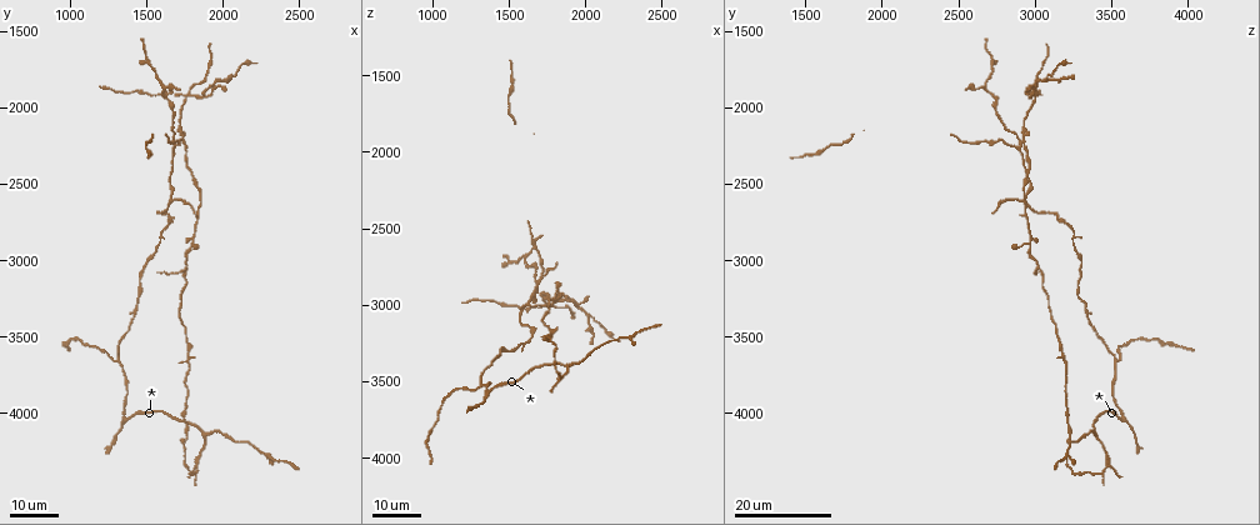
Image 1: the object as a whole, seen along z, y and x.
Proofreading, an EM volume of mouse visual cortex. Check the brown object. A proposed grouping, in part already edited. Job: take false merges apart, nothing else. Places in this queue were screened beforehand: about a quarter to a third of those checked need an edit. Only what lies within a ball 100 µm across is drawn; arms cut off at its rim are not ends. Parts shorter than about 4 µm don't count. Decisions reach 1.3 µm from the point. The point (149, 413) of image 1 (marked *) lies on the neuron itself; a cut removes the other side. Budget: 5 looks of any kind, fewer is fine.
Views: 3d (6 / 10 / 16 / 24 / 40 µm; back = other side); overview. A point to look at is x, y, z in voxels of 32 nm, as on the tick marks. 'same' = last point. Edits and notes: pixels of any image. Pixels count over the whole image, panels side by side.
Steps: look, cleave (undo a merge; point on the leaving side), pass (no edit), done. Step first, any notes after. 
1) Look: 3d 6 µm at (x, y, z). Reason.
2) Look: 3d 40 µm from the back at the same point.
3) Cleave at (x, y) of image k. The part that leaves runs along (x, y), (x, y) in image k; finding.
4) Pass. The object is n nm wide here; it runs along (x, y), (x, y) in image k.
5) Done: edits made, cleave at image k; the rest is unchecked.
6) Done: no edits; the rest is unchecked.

Look: 3d 24 µm at (1880, 4160, 3400). A fork.

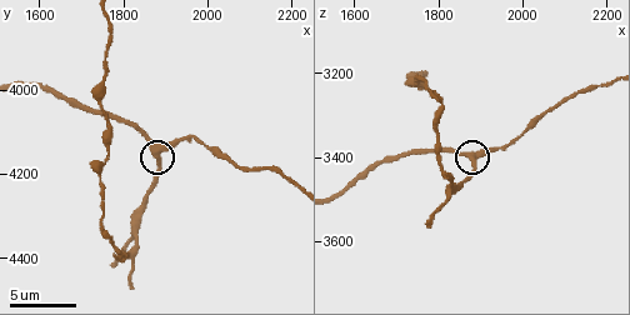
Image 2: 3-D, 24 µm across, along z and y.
Look: 3d 10 µm at (1880, 4150, 3400).

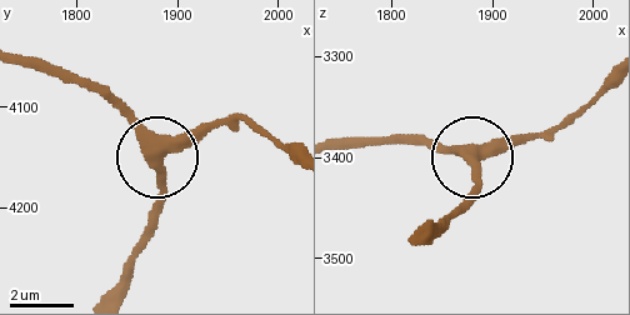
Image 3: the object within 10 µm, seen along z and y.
Pass. 3 arms meet here; it runs along (341, 144), (421, 141), (478, 154), (531, 135) in image 3; continuous, no second neuron.

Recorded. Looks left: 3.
Look: 3d 24 µm at (1420, 3380, 3360). A narrow waist.

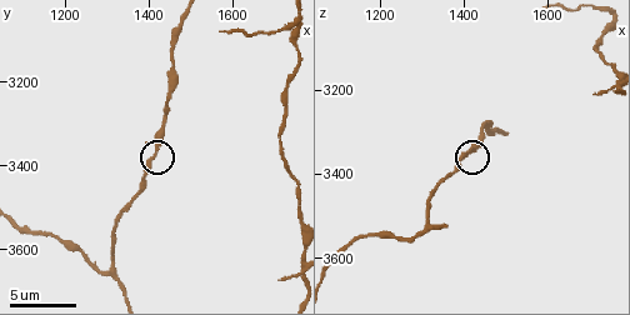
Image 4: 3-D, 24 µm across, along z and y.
Look: 3d 10 µm at (1415, 3370, 3340).

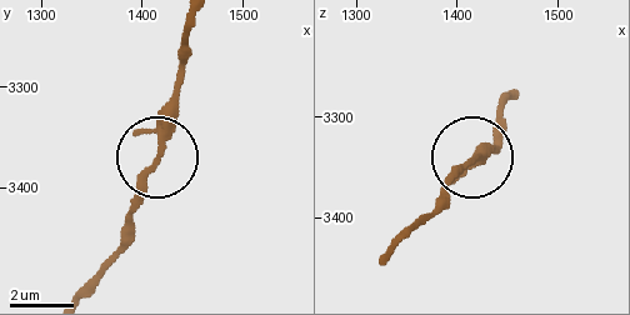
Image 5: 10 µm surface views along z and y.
Look: 3d 6 µm at (1414, 3374, 3346).

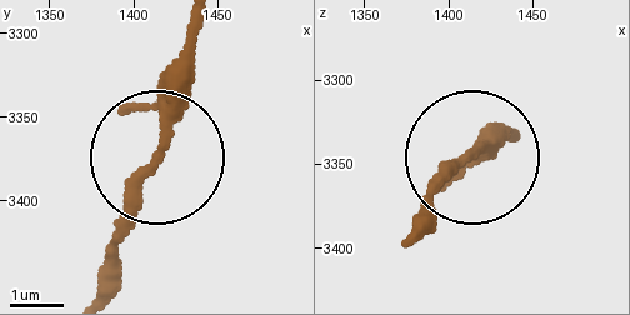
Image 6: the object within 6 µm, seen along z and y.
Pass. The object is 170 nm wide here; it runs along (99, 291), (189, 23) in image 6; continuous, no second neuron.

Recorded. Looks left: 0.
Done: no edits; the rest is unchecked.

